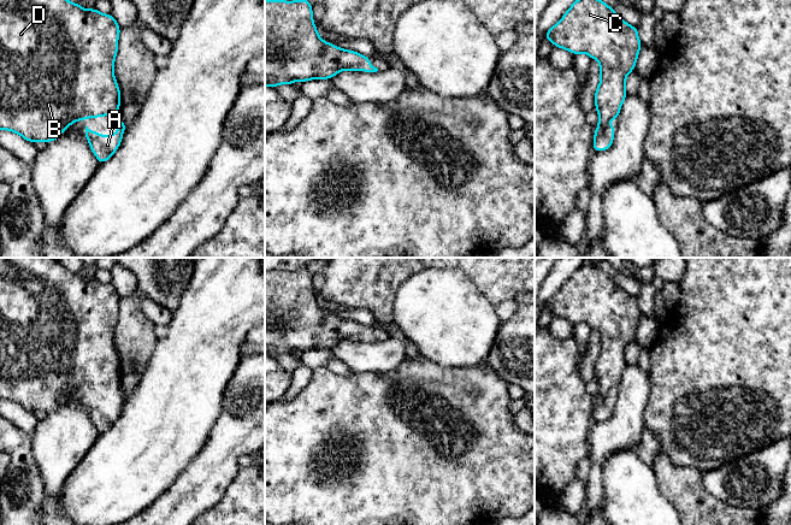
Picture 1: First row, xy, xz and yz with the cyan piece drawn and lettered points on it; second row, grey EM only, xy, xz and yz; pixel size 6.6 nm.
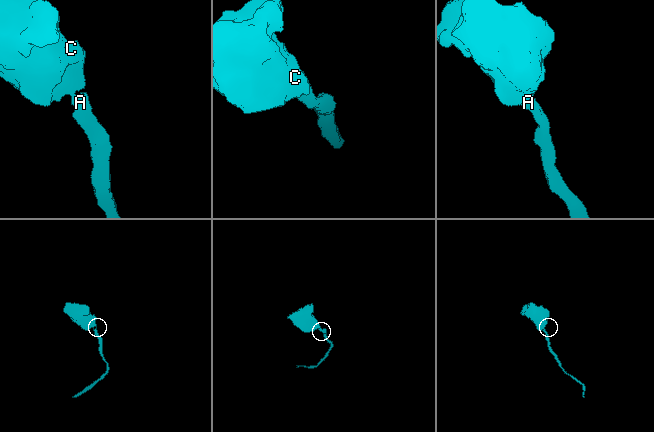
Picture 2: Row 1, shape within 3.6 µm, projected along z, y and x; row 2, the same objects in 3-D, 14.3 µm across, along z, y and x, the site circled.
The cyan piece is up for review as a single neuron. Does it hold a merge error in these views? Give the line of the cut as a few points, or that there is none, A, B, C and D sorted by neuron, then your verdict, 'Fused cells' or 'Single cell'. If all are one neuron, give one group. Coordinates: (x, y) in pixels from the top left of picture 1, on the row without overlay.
No split. Groups: A B C D. Single cell

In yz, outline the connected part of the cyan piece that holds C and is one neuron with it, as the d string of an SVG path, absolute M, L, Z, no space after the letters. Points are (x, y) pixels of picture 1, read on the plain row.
M583 265L566 281L563 287L543 306L557 318L563 318L573 325L586 323L600 332L601 348L595 361L595 378L598 382L598 396L595 399L592 418L595 421L612 418L615 396L609 395L610 388L618 390L621 374L626 368L625 352L636 337L641 320L638 299L626 293L616 282L601 269Z

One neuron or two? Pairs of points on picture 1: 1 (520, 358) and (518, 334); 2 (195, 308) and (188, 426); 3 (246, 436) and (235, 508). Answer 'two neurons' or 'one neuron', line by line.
1: one neuron
2: one neuron
3: two neurons

